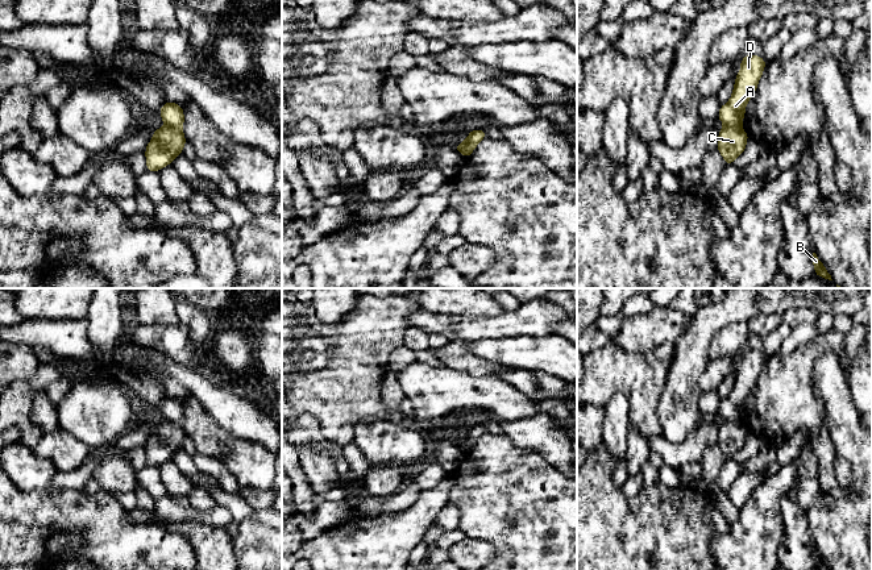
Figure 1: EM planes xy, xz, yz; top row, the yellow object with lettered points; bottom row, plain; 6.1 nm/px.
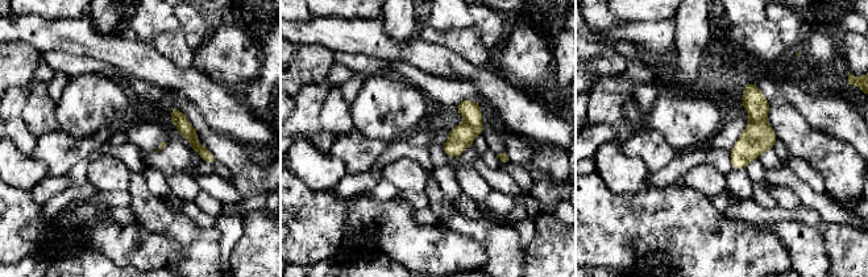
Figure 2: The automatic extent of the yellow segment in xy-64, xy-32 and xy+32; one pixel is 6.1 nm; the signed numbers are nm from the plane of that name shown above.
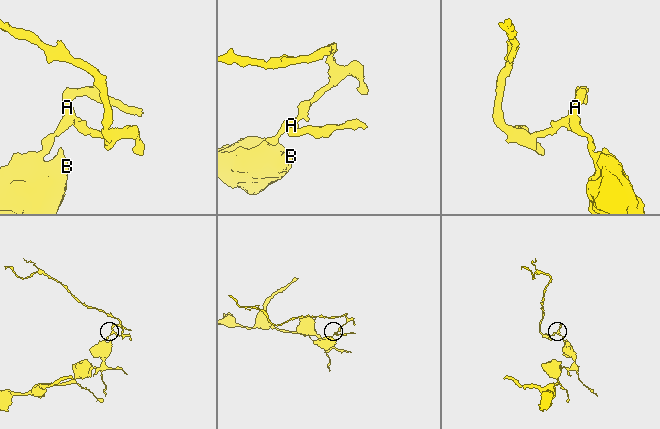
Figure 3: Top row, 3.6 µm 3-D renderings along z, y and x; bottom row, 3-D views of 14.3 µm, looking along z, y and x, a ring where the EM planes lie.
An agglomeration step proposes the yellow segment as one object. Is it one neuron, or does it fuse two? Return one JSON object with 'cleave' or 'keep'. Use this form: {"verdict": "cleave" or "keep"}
{"verdict": "cleave"}

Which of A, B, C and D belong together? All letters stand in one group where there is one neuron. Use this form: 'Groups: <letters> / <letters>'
Groups: A D / B C

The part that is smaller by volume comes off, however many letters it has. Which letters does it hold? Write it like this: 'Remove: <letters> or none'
Remove: A, D

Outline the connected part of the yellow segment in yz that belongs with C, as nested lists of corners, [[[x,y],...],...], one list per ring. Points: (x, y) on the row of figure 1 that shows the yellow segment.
[[[724,126],[718,134],[718,151],[723,157],[726,165],[743,154],[747,146],[748,133],[742,126]]]

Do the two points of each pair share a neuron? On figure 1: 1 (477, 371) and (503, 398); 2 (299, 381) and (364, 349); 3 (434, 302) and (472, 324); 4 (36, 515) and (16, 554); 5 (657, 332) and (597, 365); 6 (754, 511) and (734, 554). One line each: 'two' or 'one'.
1: two
2: one
3: two
4: one
5: two
6: one

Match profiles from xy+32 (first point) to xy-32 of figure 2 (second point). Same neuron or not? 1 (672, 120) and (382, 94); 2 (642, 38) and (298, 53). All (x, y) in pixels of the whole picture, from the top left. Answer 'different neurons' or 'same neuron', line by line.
1: same neuron
2: different neurons

